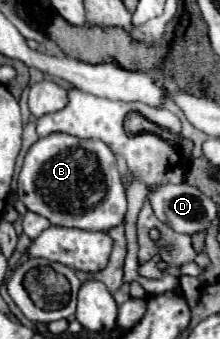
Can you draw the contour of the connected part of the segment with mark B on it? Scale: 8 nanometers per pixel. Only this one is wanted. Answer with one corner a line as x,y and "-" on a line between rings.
60,132
40,138
24,158
16,192
30,212
48,218
54,226
108,232
122,224
126,214
126,192
116,158
102,140
80,140

